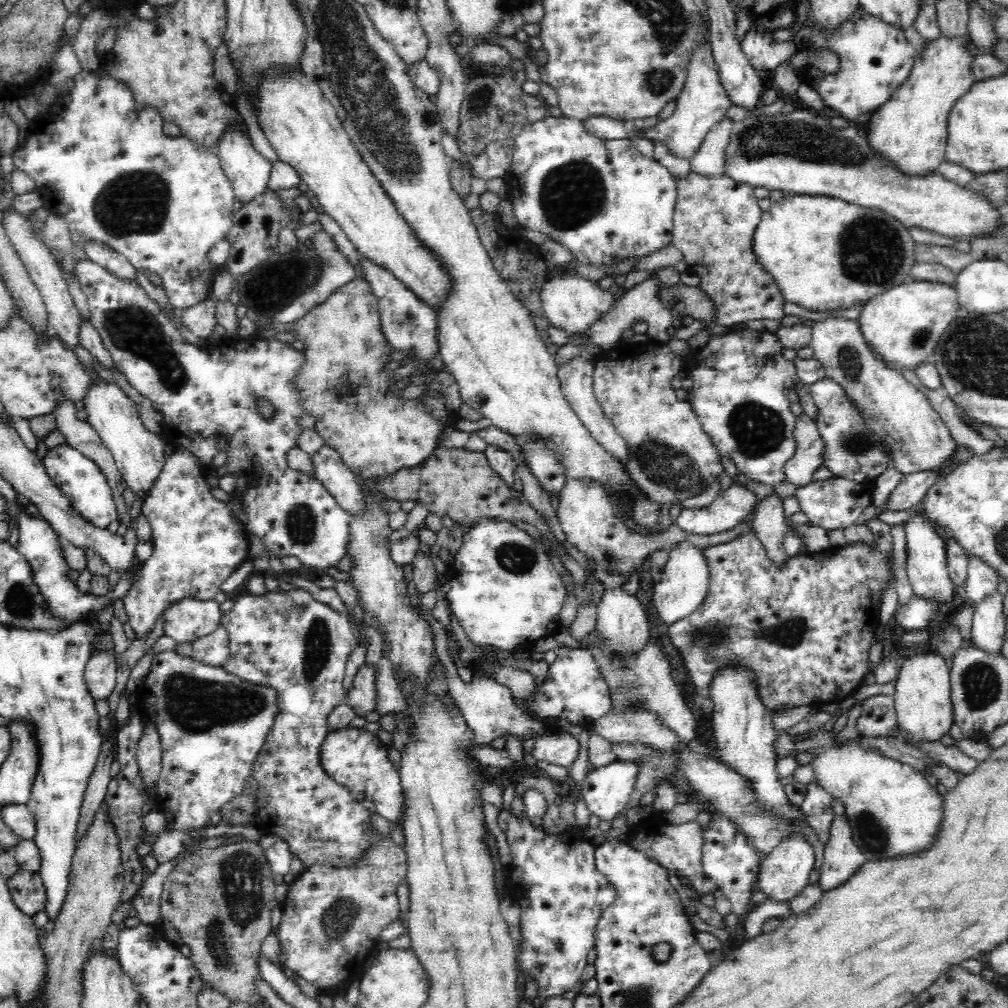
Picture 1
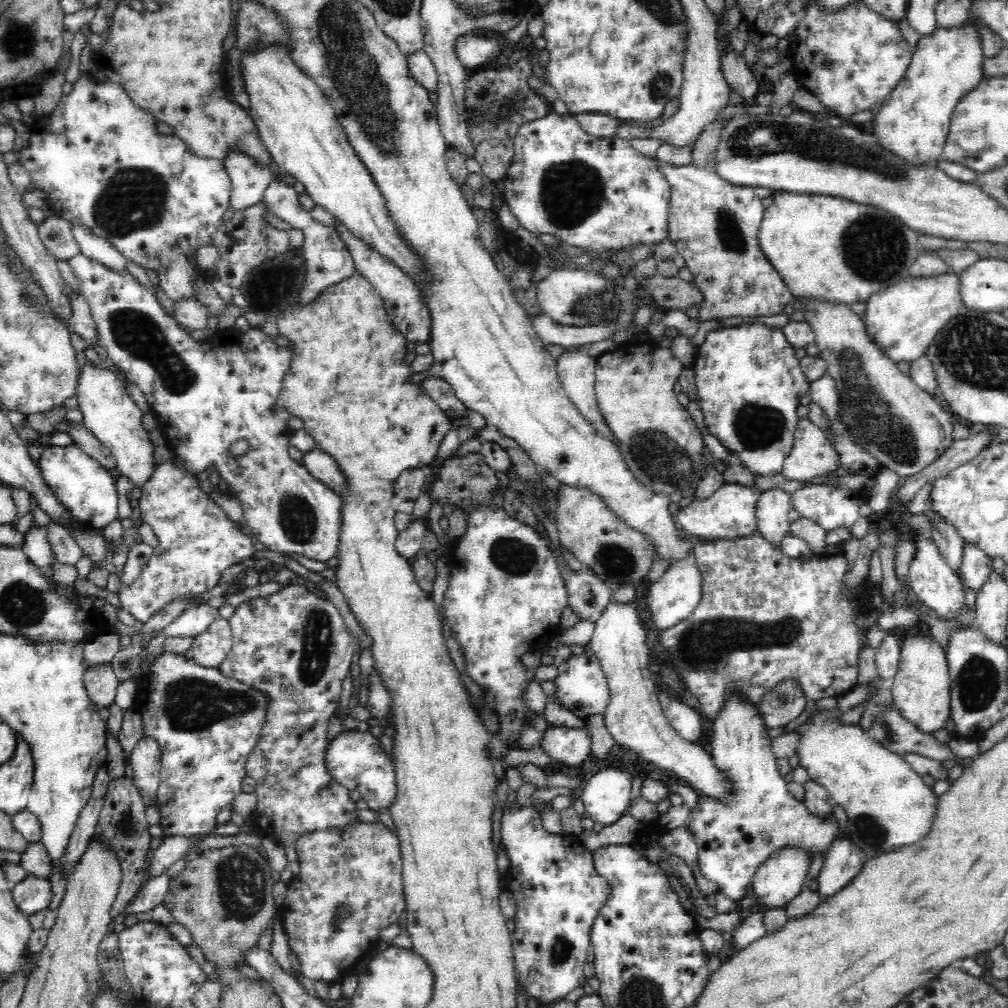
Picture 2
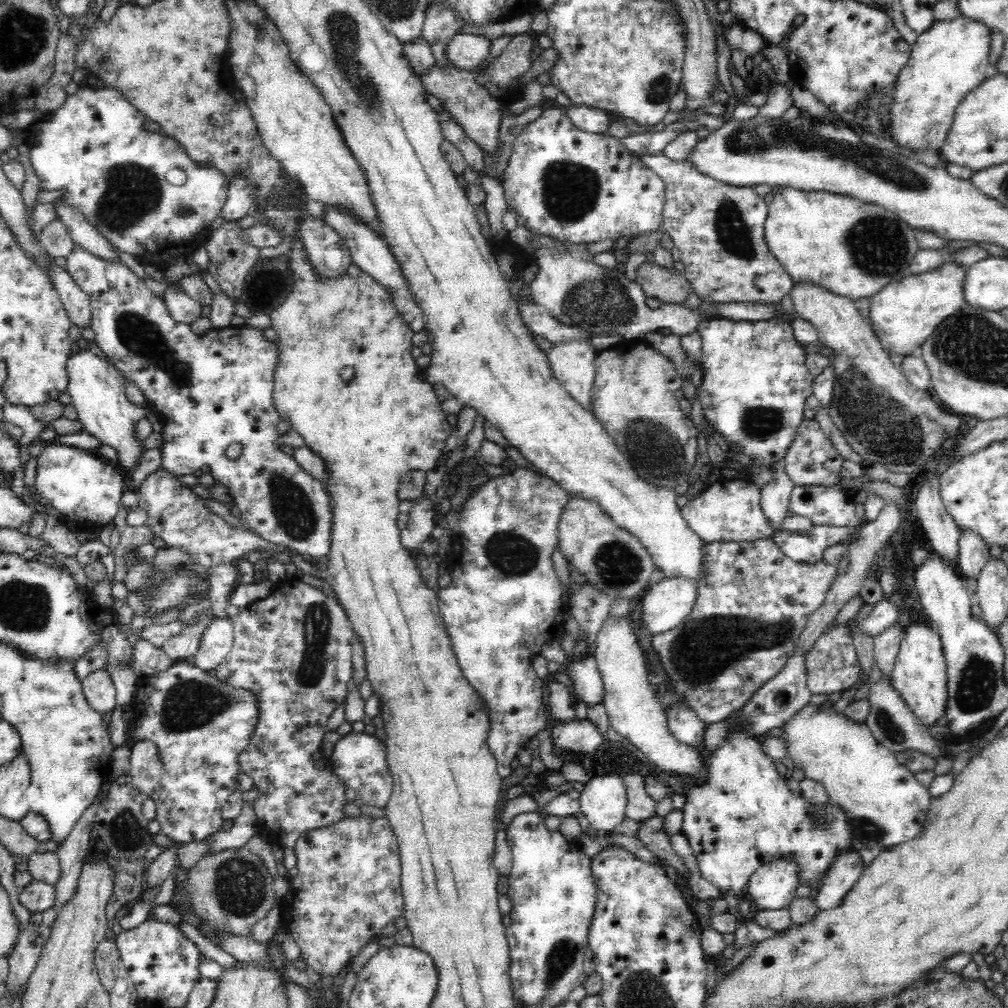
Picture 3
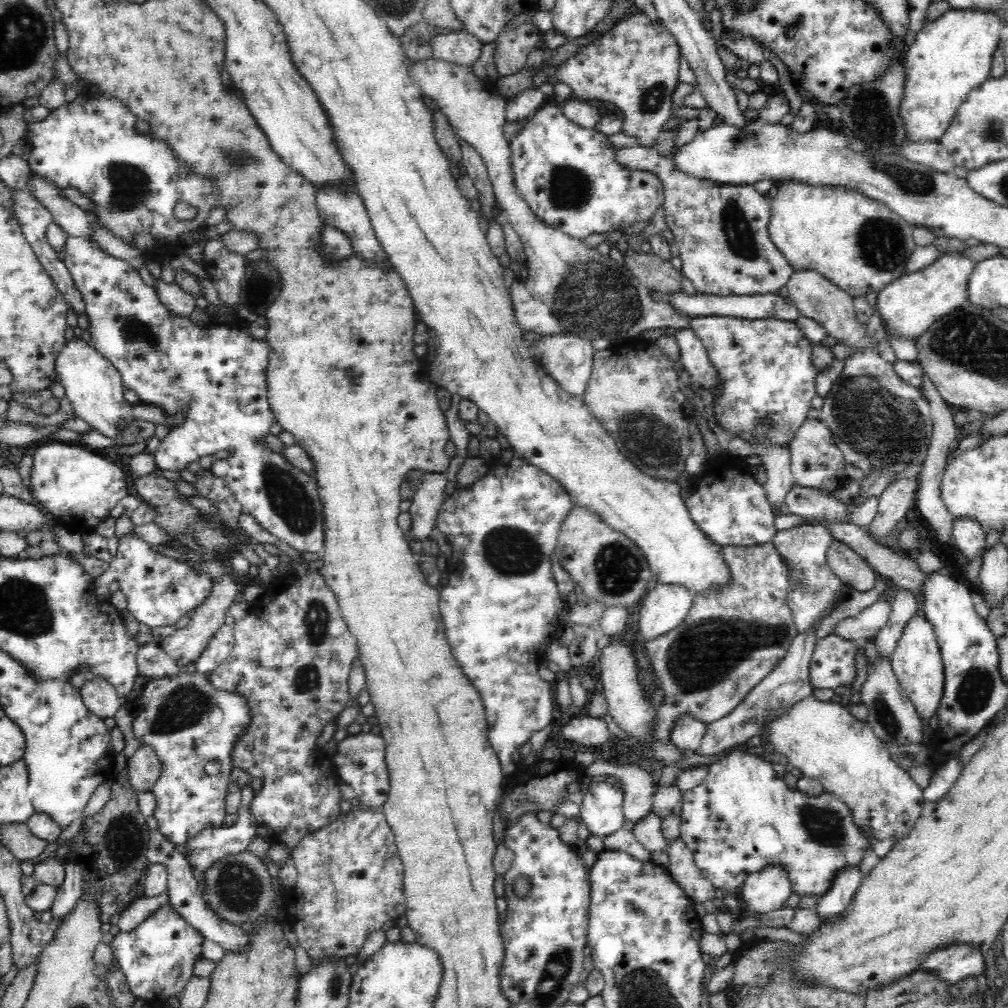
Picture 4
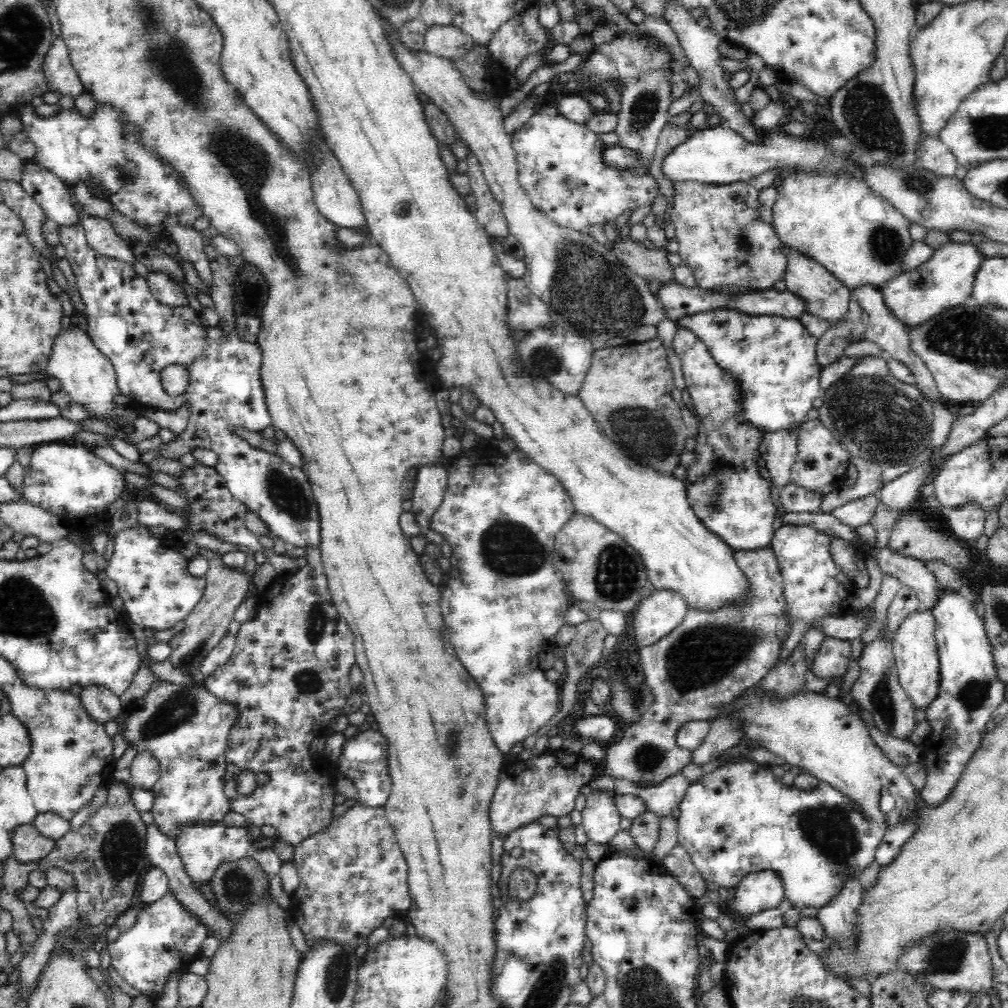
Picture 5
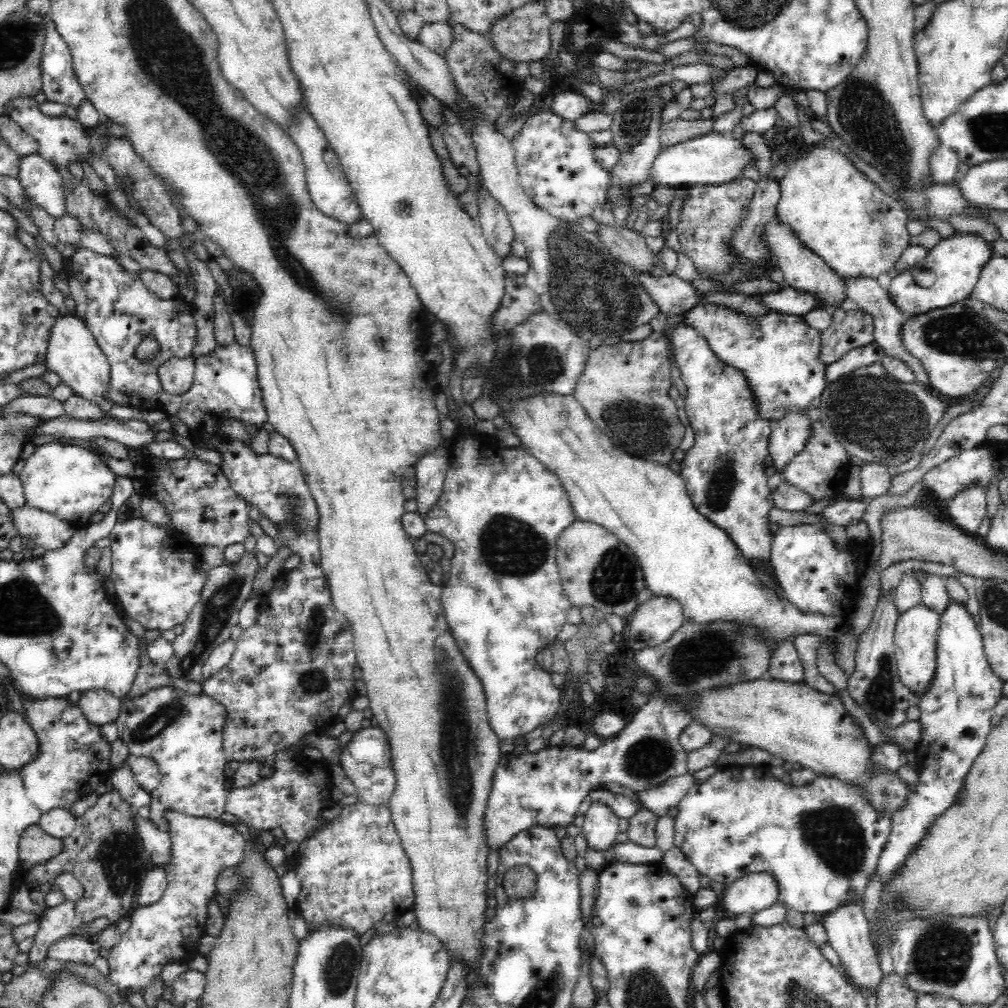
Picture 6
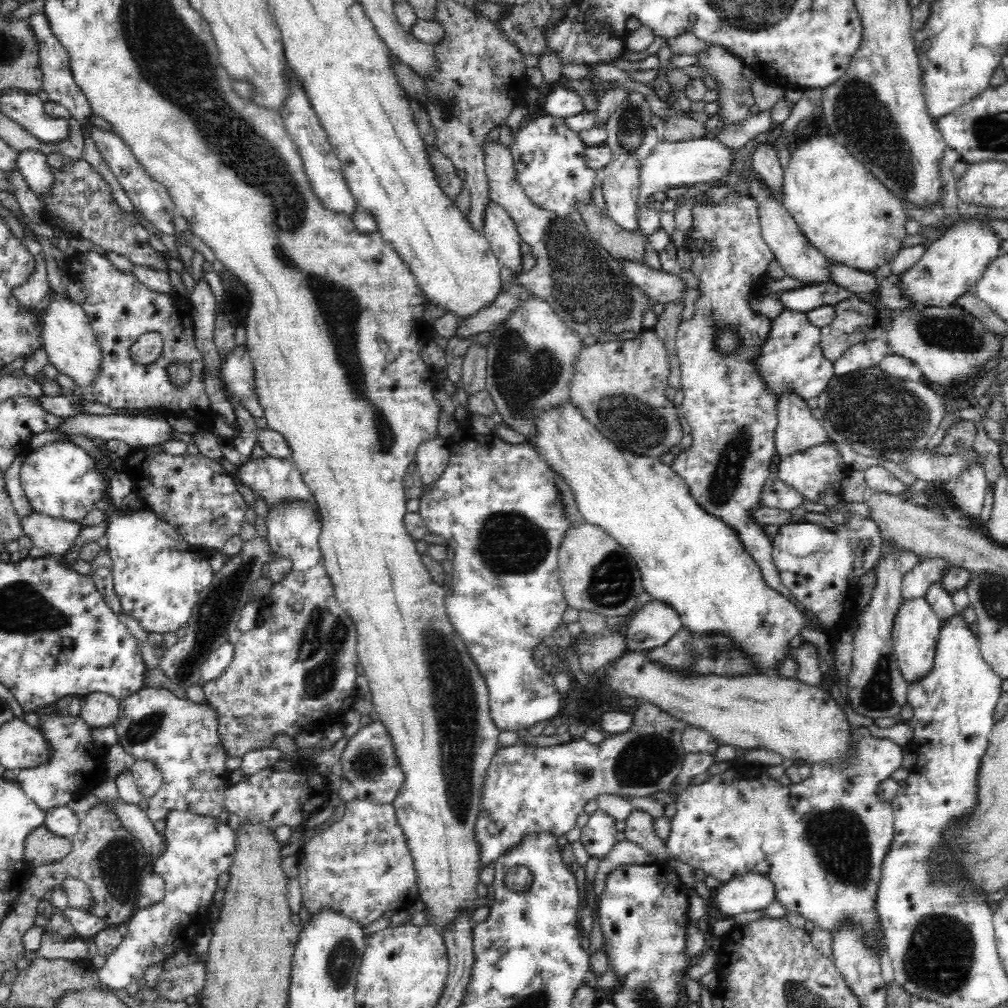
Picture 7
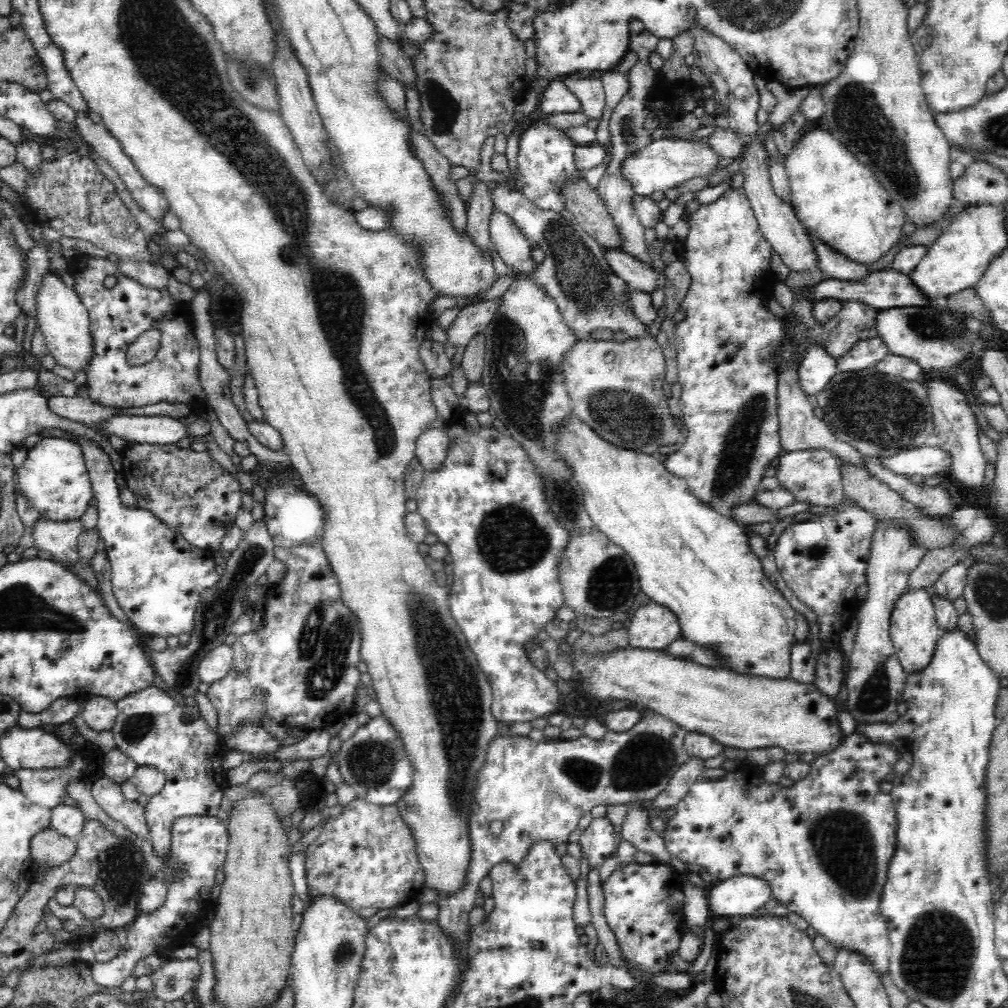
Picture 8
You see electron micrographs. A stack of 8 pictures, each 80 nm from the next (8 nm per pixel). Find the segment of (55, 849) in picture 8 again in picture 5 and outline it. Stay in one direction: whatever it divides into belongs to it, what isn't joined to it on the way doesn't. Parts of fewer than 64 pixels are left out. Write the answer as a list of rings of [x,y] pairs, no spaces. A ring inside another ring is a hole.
[[[33,824],[18,826],[12,832],[12,856],[21,863],[40,861],[54,848],[55,840],[42,836]]]

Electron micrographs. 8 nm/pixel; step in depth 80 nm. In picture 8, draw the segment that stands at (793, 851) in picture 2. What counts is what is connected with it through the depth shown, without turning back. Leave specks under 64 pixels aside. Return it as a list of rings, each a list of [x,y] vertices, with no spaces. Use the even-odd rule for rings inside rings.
[[[738,875],[712,884],[708,896],[710,912],[718,916],[750,917],[773,897],[766,881],[749,875]]]

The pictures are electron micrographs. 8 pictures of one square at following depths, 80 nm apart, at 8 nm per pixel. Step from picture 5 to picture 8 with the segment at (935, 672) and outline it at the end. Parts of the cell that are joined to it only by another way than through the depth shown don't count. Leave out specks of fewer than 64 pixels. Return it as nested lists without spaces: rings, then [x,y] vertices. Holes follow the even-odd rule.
[[[924,589],[906,590],[895,602],[889,631],[898,662],[907,675],[921,671],[933,659],[938,639],[944,634],[938,626],[935,611],[936,604],[932,602],[930,592]]]

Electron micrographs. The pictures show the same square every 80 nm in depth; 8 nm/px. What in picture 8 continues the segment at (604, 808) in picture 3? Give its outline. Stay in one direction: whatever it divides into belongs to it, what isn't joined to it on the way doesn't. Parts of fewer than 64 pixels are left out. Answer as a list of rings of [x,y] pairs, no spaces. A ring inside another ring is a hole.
[[[599,817],[584,832],[581,832],[583,858],[586,858],[590,867],[599,867],[606,858],[614,852],[616,846],[615,828],[607,817]]]

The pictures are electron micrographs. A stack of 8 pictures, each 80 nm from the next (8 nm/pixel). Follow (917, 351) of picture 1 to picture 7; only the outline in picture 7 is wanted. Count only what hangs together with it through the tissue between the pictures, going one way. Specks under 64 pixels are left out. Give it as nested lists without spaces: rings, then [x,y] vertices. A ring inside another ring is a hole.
[[[970,218],[952,225],[948,232],[944,231],[926,247],[922,259],[898,278],[901,296],[907,298],[910,308],[917,310],[954,305],[958,298],[973,292],[984,270],[999,255],[1001,244],[986,224],[982,224],[978,218]]]

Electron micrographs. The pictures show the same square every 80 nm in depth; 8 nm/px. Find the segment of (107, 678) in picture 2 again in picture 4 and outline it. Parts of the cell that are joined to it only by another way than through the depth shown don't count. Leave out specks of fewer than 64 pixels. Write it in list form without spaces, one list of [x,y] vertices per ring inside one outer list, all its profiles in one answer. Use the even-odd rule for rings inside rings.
[[[94,678],[94,682],[84,682],[81,695],[87,709],[103,719],[114,717],[121,704],[116,689],[101,678]]]

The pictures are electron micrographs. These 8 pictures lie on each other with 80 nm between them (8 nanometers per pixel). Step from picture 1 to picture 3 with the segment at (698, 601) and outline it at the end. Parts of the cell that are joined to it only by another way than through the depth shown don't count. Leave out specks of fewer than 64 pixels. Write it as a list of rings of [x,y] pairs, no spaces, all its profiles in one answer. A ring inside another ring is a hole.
[[[682,576],[665,578],[642,596],[642,620],[652,634],[678,626],[694,608],[698,598],[696,581]]]

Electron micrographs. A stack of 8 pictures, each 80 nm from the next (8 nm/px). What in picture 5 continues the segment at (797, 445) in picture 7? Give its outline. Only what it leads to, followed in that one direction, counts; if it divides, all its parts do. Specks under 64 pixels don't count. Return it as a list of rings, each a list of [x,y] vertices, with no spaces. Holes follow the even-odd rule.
[[[798,428],[789,431],[779,430],[765,433],[758,444],[758,453],[770,474],[770,488],[777,487],[782,490],[791,483],[792,465],[796,460],[796,438]]]

